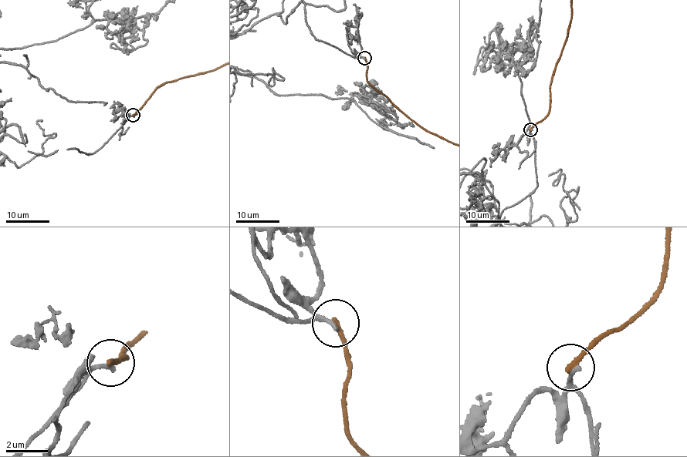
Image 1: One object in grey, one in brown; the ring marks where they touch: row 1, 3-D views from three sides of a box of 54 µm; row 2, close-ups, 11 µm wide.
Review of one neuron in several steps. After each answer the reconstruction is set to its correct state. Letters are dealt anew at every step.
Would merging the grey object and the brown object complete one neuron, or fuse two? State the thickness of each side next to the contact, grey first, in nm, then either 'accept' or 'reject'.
calibres 150 and 240 nm; reject

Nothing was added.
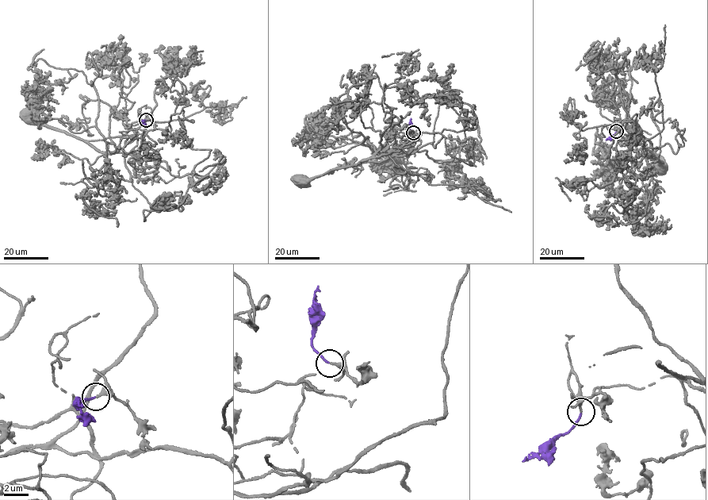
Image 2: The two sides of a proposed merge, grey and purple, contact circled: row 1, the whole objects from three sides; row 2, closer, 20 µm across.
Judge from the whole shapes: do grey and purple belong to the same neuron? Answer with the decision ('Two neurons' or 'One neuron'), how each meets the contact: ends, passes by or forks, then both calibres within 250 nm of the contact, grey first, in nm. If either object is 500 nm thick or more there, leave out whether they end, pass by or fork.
One neuron. At the ring grey ends. At the ring purple ends. Thickness 320 nm (grey) against 160 nm

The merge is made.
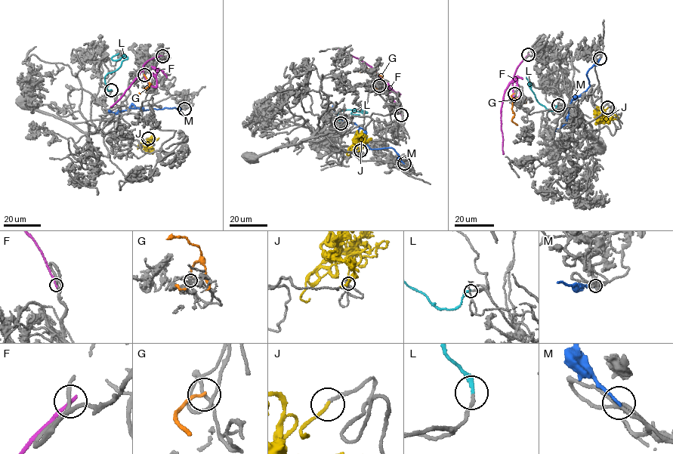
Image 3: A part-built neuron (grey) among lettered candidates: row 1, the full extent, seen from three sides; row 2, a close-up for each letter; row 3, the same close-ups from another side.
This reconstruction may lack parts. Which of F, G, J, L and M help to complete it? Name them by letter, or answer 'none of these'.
J, L

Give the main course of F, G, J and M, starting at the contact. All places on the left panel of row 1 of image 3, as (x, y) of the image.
F: (162, 56), (149, 60), (120, 99), (110, 106)
G: (144, 75), (149, 84), (131, 98)
J: (148, 138), (146, 150), (152, 150), (149, 151)
M: (184, 109), (146, 110), (137, 108), (114, 112), (108, 111)

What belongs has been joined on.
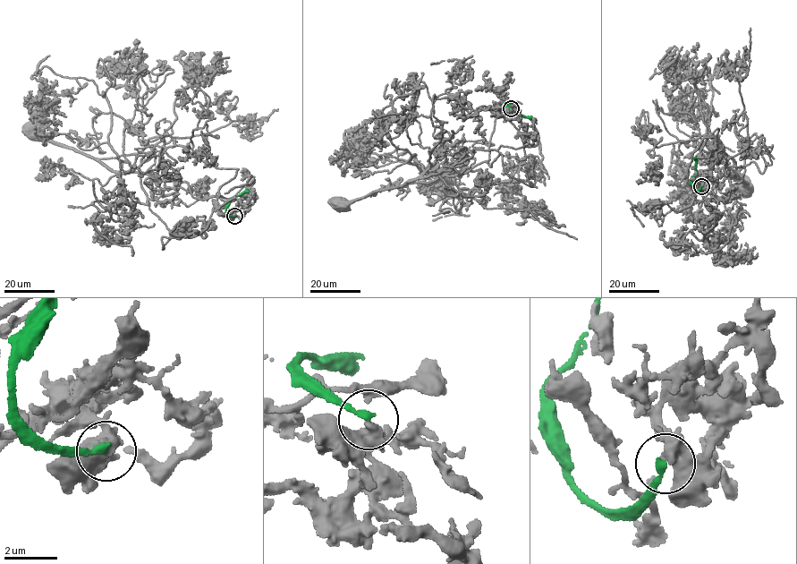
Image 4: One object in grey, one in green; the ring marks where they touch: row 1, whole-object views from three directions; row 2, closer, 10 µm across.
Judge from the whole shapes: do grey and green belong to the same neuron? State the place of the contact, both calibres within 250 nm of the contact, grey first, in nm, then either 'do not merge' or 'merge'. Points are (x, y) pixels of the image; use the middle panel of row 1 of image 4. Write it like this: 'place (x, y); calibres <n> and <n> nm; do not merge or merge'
place (511, 108); calibres 380 and 240 nm; do not merge

